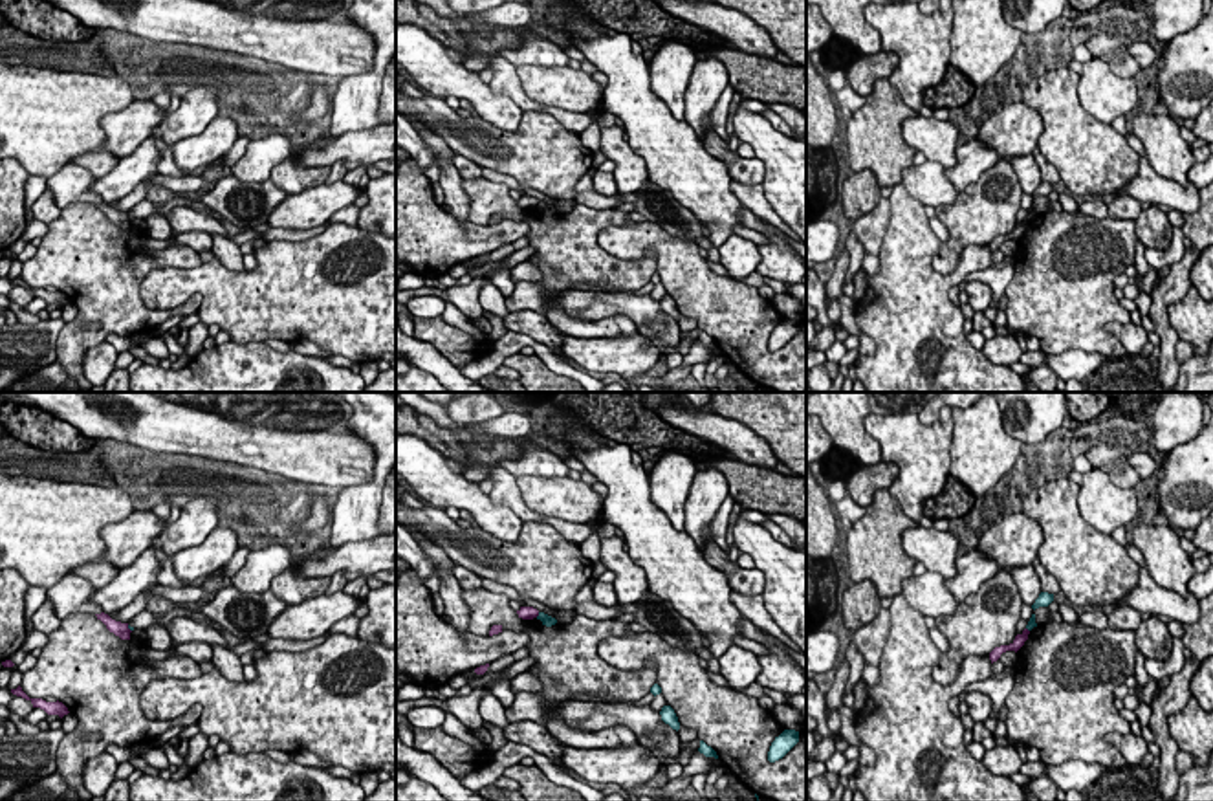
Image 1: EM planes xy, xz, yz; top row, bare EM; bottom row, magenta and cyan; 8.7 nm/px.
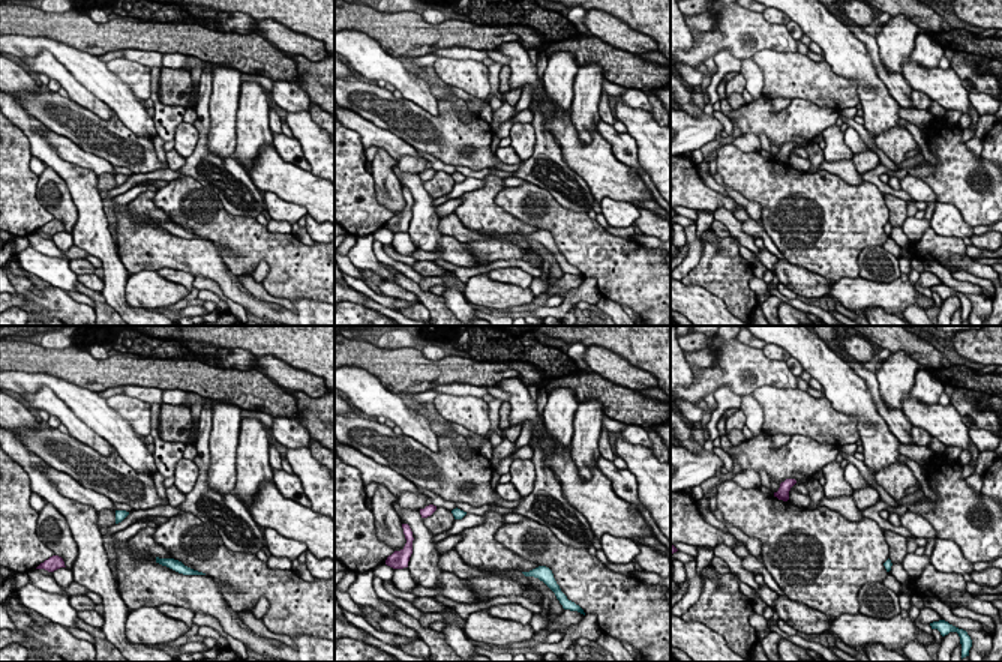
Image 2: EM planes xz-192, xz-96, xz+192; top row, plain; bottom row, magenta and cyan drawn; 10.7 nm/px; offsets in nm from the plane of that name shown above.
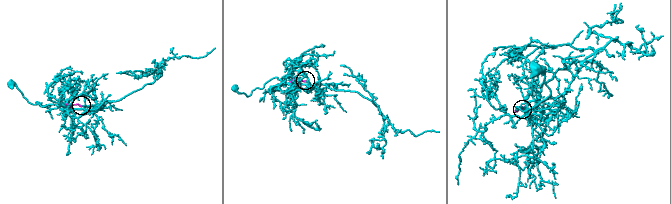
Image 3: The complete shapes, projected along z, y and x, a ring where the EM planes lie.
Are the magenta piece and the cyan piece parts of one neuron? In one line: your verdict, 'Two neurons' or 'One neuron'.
Two neurons

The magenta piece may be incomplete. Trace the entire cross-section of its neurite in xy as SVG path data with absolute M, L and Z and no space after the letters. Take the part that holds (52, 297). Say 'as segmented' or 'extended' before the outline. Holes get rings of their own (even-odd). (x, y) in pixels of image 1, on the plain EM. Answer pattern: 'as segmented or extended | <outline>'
as segmented | M18 275L16 279L11 279L11 282L13 284L16 284L16 286L22 286L22 288L26 288L26 290L29 290L31 293L33 293L33 297L40 297L40 299L44 299L48 304L59 304L60 308L64 306L64 304L68 304L70 301L68 301L68 297L62 293L62 291L46 291L46 290L42 290L42 288L29 288L24 280L22 280L22 277Z

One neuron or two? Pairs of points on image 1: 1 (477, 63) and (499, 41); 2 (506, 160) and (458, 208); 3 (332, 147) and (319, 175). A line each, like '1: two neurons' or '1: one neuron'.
1: one neuron
2: two neurons
3: two neurons

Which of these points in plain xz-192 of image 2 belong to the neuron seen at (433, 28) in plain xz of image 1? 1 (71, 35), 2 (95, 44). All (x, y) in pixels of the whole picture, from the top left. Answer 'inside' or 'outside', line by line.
1: inside
2: inside

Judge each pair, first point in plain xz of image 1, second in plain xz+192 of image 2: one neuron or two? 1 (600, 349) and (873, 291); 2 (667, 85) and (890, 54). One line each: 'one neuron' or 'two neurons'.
1: one neuron
2: one neuron

